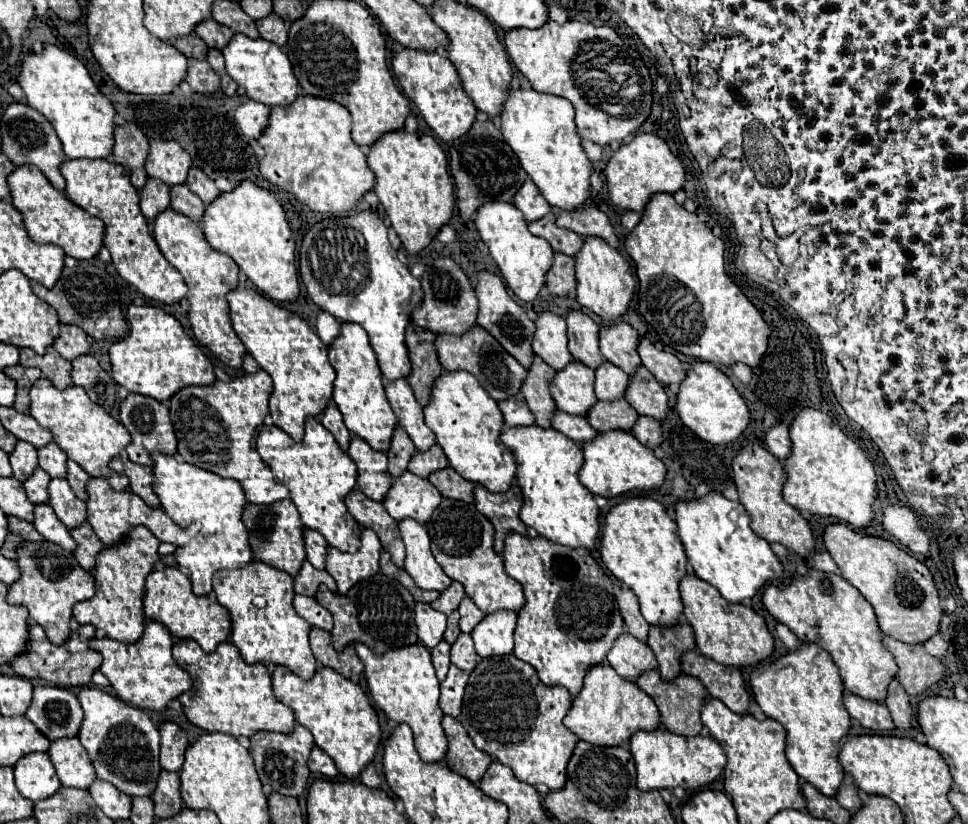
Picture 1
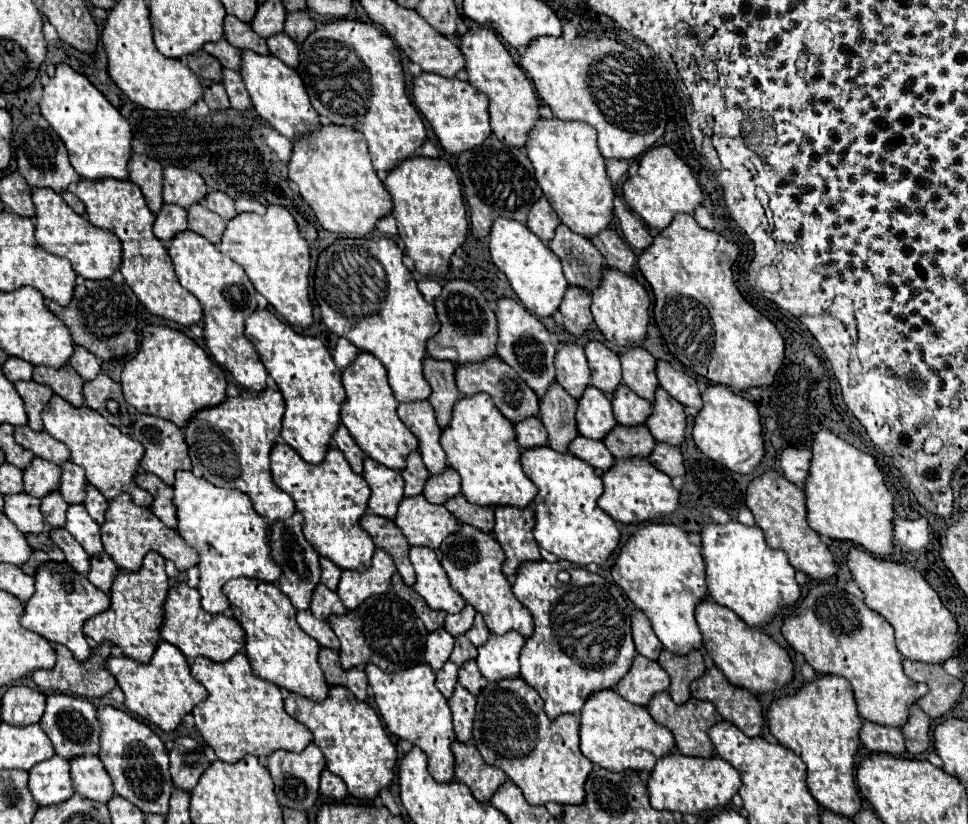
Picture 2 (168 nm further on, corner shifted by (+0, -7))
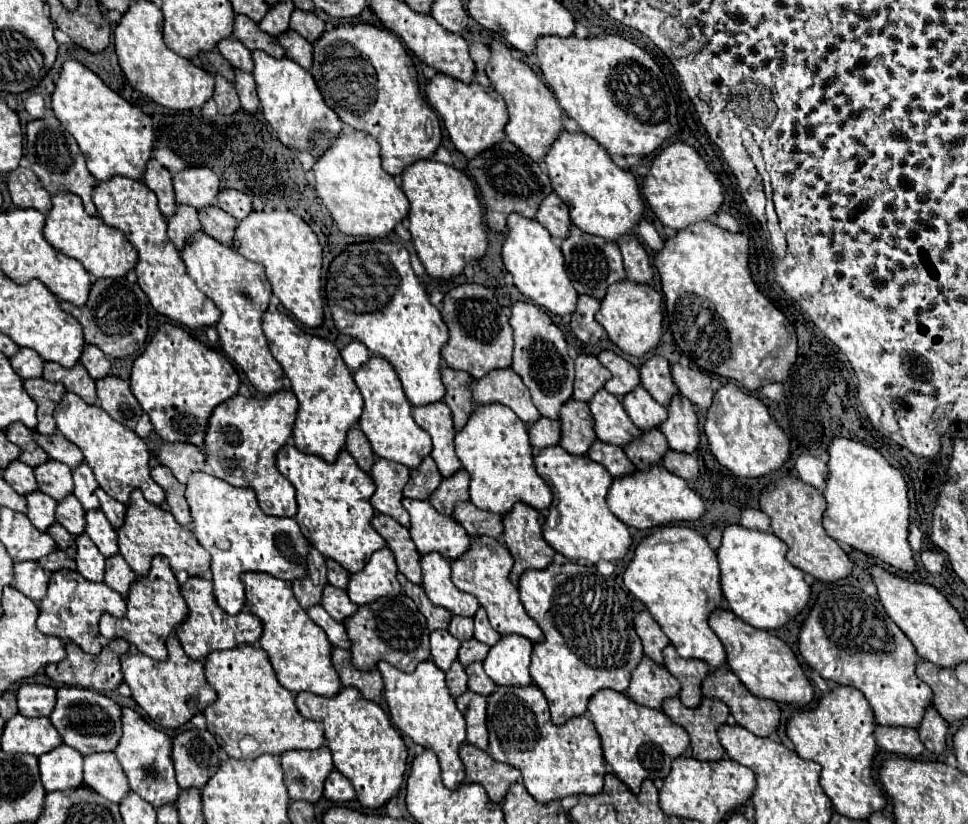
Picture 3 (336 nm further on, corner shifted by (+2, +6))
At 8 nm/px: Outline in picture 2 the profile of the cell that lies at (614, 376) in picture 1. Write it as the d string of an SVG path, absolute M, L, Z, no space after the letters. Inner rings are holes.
M619 386L613 394L613 412L621 426L641 426L651 414L651 402L637 396L631 388Z

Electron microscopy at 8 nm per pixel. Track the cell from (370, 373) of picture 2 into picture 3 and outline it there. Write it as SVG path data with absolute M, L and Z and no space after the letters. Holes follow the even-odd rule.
M373 355L357 371L353 371L353 379L365 401L363 413L359 417L359 427L369 439L375 455L395 463L403 463L409 469L417 467L417 463L421 463L421 459L431 453L431 437L413 421L411 405L401 389L393 367L387 363L387 359Z

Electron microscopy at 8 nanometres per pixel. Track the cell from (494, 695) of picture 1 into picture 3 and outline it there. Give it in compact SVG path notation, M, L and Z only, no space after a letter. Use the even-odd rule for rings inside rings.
M535 683L525 687L499 685L487 697L487 731L489 755L495 761L517 767L523 775L525 789L539 803L579 793L595 795L601 791L605 775L603 751L591 719L579 715L563 725L551 723L547 699Z

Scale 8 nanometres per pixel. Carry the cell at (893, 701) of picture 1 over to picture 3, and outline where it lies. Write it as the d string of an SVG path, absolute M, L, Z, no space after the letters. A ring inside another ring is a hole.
M927 707L925 715L921 719L921 725L917 727L919 739L931 753L941 753L945 749L945 735L947 735L947 721L933 709Z

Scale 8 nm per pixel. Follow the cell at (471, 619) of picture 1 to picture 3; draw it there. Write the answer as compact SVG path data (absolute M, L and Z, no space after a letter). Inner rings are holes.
M483 607L477 609L477 613L475 613L473 619L475 619L475 639L477 639L477 641L483 641L483 643L487 643L487 645L497 643L497 639L499 639L501 635L499 635L497 631L493 631L493 627L489 625Z

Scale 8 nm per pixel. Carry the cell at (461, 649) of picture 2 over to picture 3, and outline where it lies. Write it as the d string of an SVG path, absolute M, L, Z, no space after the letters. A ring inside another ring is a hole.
M467 639L461 643L459 647L459 661L463 663L463 667L467 667L473 661L483 661L487 655L489 647L477 639Z

